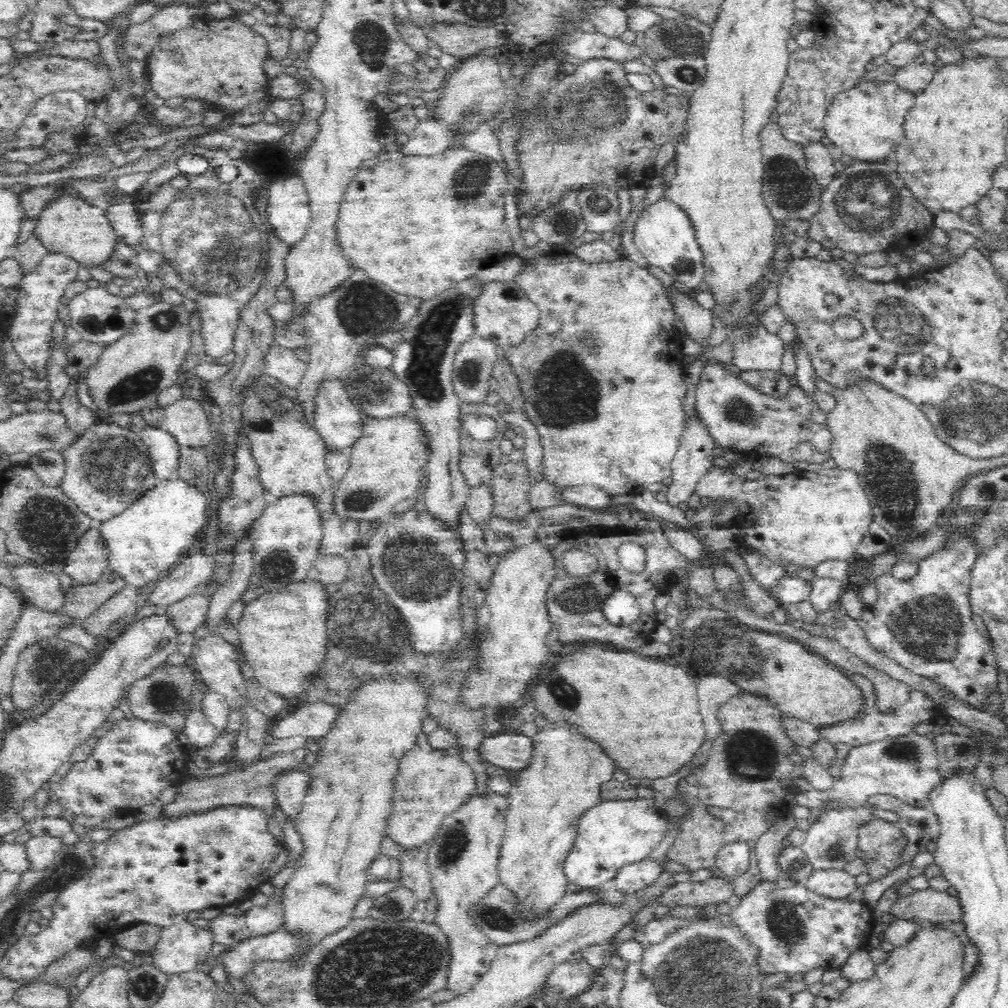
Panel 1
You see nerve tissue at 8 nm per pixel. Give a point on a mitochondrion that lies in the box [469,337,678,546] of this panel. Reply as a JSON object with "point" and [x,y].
{"point":[567,394]}

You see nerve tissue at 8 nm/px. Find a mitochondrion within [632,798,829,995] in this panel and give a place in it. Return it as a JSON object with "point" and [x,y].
{"point":[785,925]}

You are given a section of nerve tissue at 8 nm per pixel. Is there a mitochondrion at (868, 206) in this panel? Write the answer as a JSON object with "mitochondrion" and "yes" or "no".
{"mitochondrion":"yes"}

